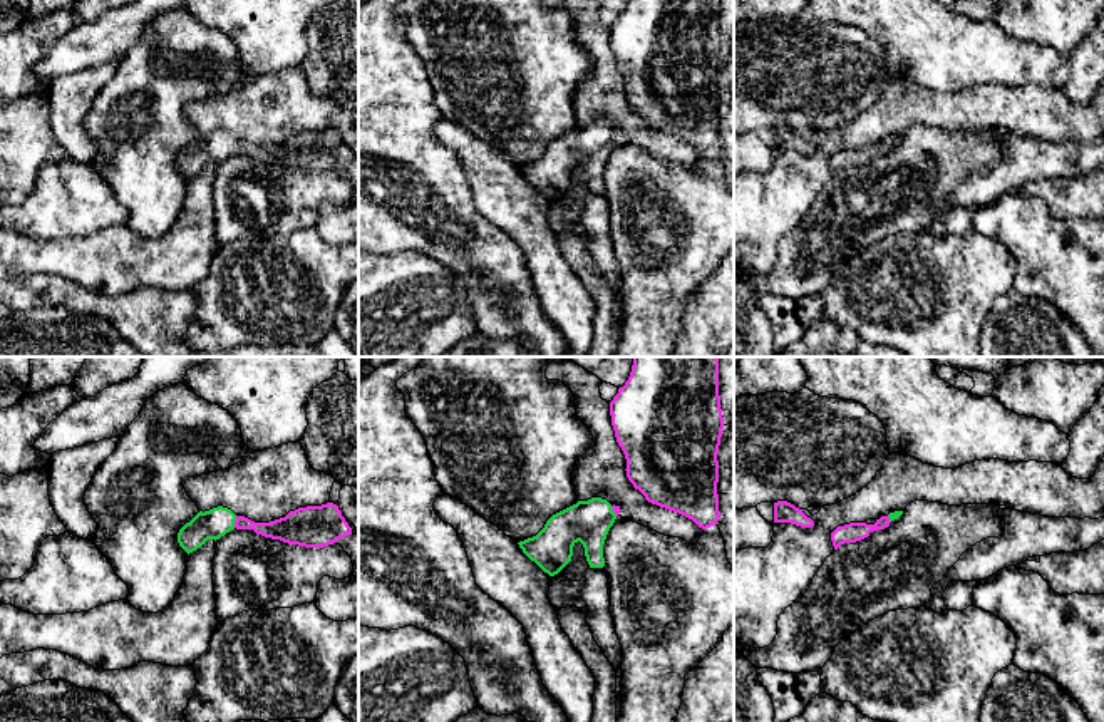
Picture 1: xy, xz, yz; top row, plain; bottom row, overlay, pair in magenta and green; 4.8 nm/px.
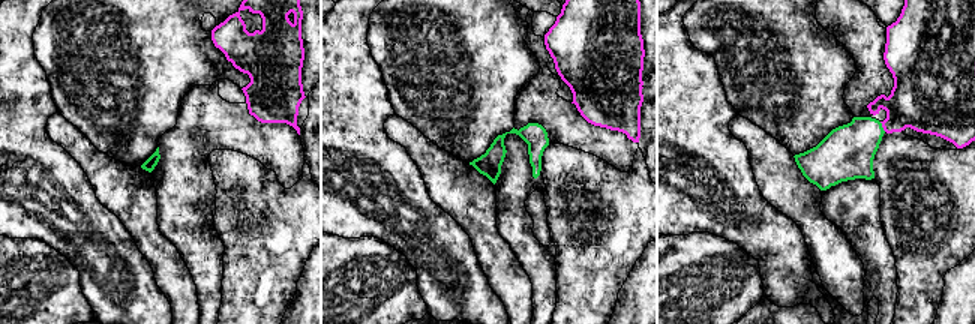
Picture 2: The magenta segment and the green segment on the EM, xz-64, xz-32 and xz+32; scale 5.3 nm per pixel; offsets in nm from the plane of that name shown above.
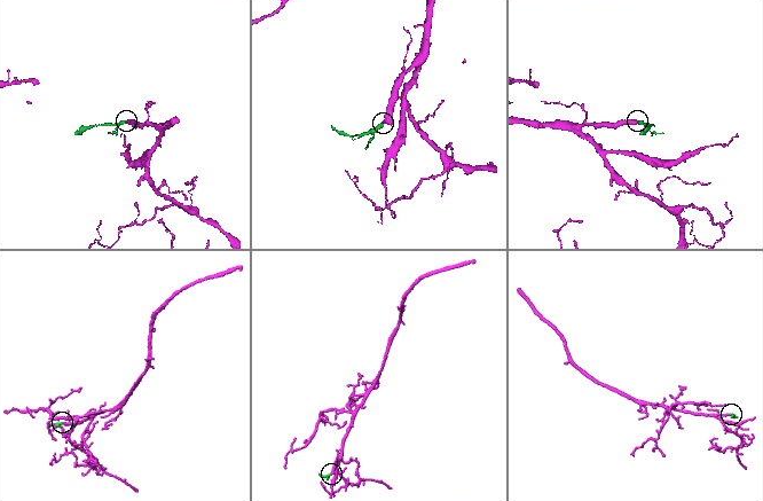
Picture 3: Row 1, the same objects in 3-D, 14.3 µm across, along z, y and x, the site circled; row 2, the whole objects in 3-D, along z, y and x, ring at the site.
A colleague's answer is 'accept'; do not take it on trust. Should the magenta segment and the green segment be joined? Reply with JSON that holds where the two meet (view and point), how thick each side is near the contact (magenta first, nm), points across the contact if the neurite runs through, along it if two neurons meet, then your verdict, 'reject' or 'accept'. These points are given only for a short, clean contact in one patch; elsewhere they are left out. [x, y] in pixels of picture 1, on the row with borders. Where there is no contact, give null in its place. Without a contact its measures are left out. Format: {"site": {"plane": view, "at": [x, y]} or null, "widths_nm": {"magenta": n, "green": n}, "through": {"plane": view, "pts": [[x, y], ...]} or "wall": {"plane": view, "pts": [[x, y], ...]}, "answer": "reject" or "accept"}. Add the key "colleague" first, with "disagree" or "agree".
{"colleague": "agree", "site": {"plane": "xy", "at": [235, 521]}, "widths_nm": {"magenta": 120, "green": 140}, "through": {"plane": "xy", "pts": [[285, 530], [265, 530], [235, 521], [216, 521], [211, 525]]}, "answer": "accept"}

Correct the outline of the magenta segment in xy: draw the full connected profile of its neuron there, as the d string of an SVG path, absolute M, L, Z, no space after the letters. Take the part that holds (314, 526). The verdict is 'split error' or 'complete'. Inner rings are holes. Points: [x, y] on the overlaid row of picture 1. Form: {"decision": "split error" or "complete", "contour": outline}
{"decision": "split error", "contour": "M337 504L307 506L290 511L285 518L270 523L255 523L236 516L231 509L218 506L199 511L178 533L179 546L189 554L208 539L219 539L231 529L253 529L265 538L280 539L305 548L323 548L352 534L352 528Z"}

